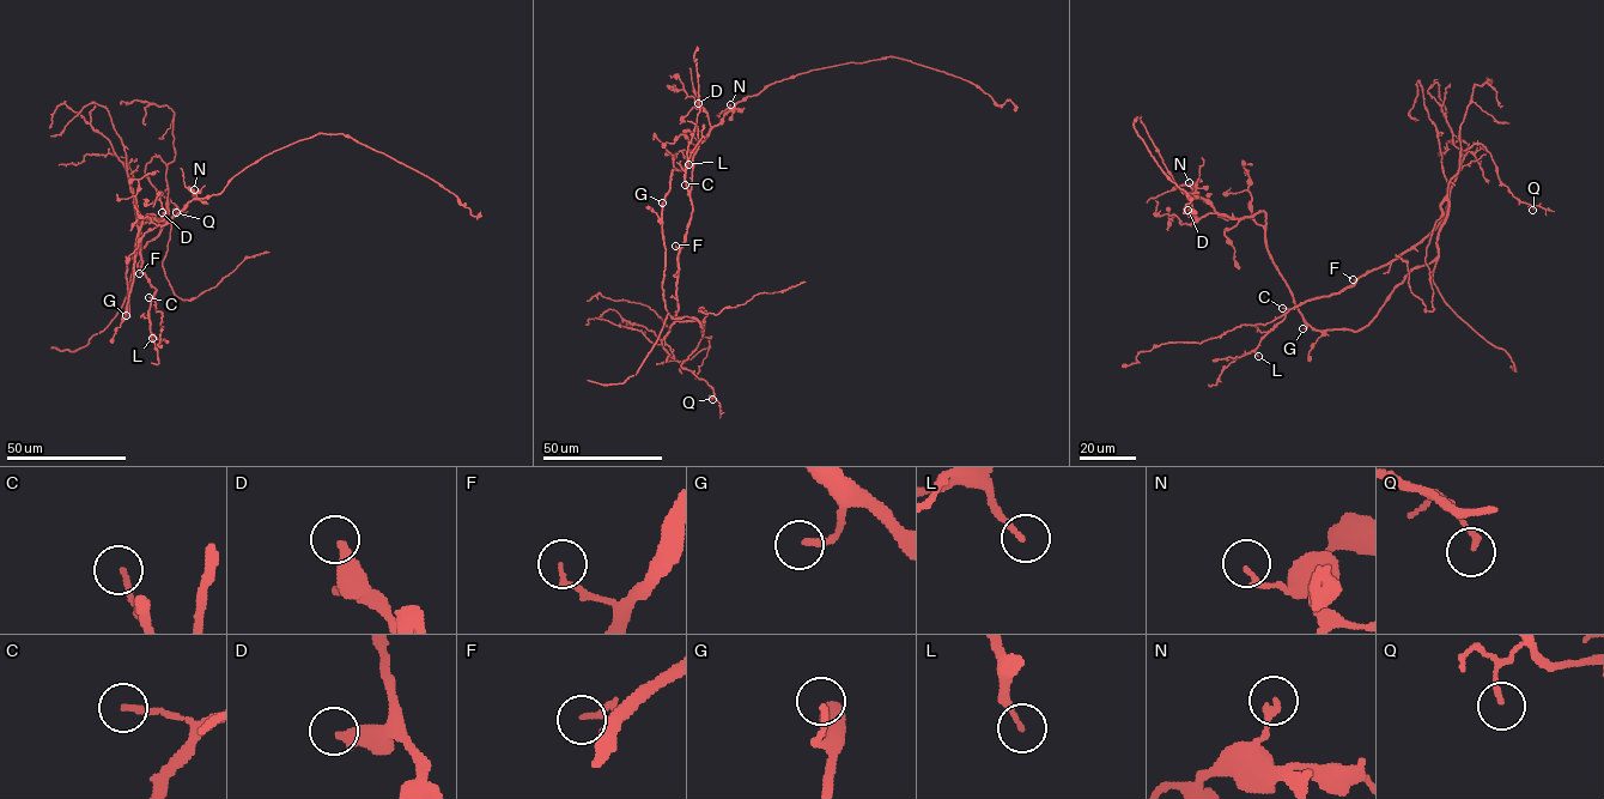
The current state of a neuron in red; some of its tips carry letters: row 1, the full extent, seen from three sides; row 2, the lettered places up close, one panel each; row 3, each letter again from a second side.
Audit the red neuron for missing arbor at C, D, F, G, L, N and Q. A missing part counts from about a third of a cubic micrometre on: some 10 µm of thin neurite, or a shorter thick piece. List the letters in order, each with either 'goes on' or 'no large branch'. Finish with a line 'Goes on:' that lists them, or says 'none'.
C: no large branch
D: no large branch
F: no large branch
G: goes on
L: no large branch
N: no large branch
Q: no large branch
Goes on: G

